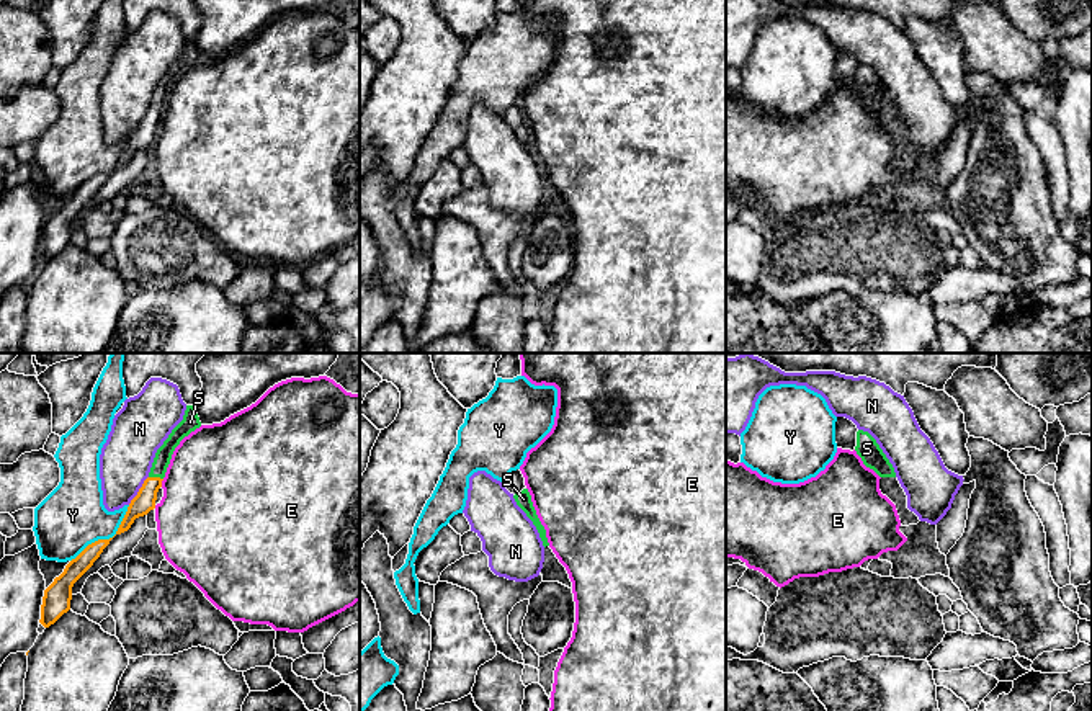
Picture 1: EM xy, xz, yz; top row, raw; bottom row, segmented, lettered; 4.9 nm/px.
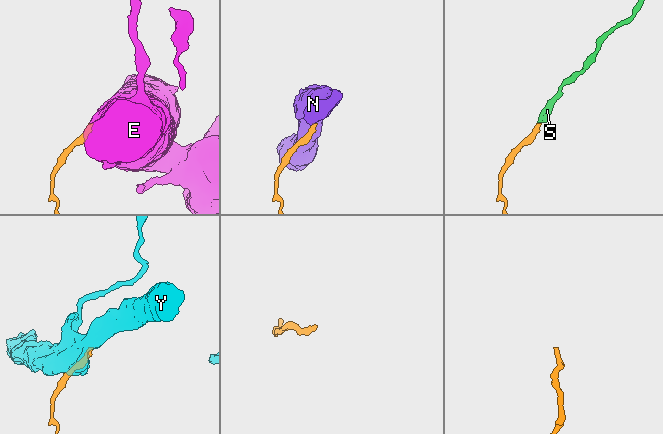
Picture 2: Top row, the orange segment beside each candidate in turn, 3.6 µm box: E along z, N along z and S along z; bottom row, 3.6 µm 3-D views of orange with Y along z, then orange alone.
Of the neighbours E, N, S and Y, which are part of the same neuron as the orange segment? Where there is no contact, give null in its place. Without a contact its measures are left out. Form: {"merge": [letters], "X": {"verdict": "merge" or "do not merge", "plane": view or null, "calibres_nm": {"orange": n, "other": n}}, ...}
{"merge": ["S"], "E": {"verdict": "do not merge", "plane": "xy", "calibres_nm": {"orange": 100, "other": 480}}, "N": {"verdict": "do not merge", "plane": "xy", "calibres_nm": {"orange": 100, "other": 260}}, "S": {"verdict": "merge", "plane": "xy", "calibres_nm": {"orange": 100, "other": 80}}, "Y": {"verdict": "do not merge", "plane": "xy", "calibres_nm": {"orange": 100, "other": 320}}}

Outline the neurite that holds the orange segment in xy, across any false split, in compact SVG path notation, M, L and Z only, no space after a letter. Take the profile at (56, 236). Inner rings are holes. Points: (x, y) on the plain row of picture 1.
M113 172L98 173L88 178L44 224L39 253L44 262L54 258L64 247L70 244L74 217L93 199L111 173Z

